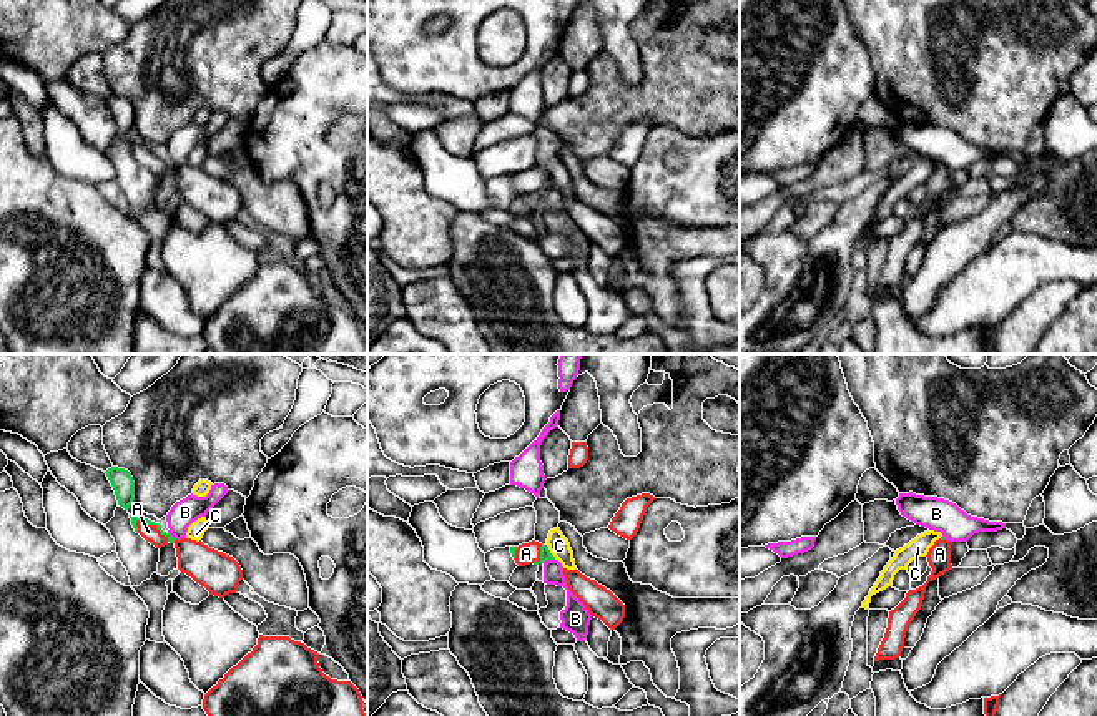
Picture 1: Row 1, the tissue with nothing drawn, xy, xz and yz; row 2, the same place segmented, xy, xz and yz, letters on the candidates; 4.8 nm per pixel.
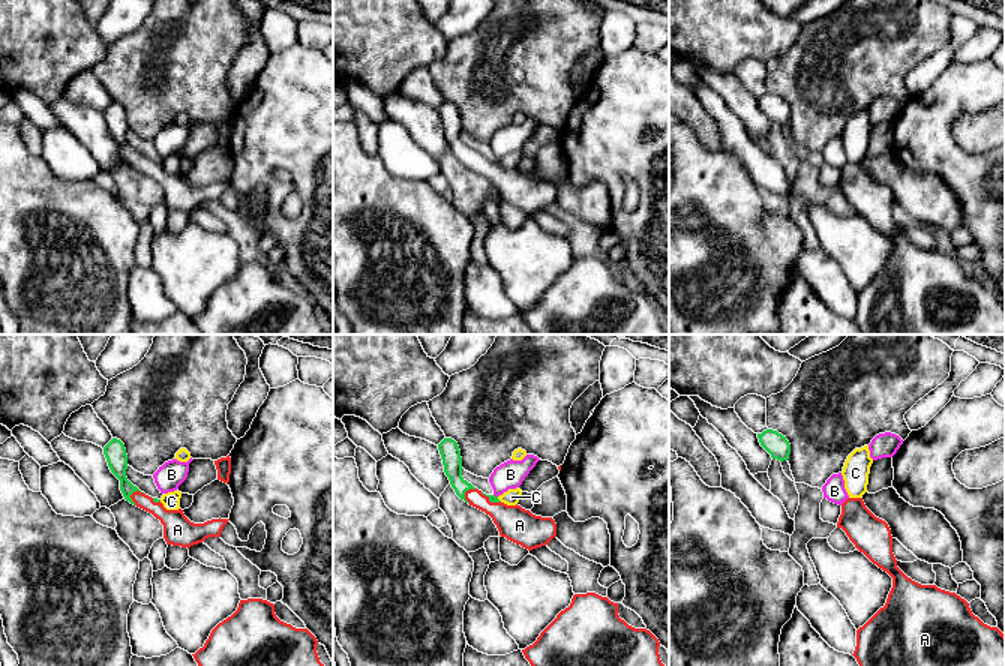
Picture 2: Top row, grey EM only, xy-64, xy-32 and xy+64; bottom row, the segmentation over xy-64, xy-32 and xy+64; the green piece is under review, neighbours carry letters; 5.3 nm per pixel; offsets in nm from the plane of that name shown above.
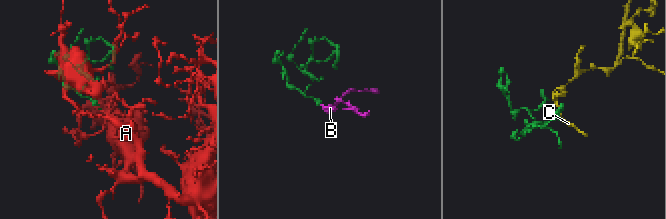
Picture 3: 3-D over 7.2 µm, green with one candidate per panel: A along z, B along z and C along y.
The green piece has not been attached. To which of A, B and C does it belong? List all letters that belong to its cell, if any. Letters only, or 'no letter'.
A

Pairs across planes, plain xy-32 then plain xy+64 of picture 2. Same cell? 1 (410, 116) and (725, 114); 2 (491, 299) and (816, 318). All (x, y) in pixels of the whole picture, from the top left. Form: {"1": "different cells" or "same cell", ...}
{"1": "different cells", "2": "different cells"}

